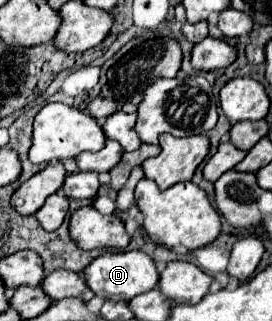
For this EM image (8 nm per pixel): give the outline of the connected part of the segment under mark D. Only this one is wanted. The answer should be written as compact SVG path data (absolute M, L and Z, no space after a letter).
M117 250L117 252L105 252L97 256L85 270L83 270L85 284L93 290L95 296L103 300L119 300L129 302L137 294L149 292L157 286L159 274L155 270L153 260L141 252L141 250Z

